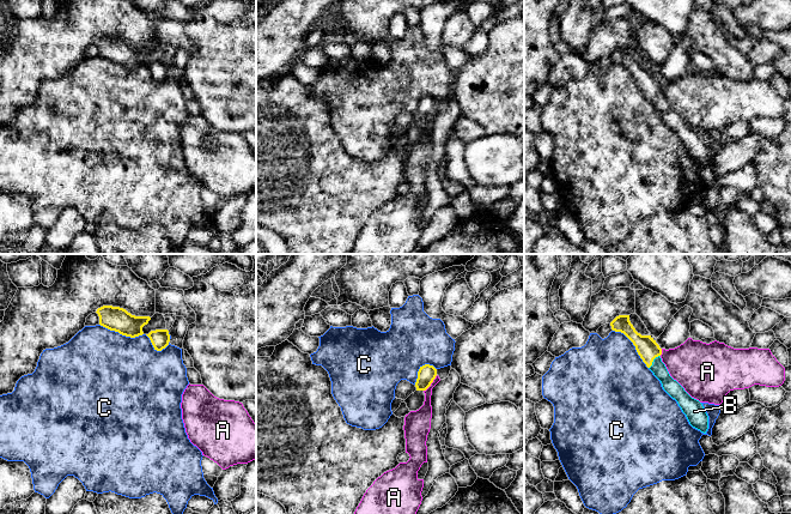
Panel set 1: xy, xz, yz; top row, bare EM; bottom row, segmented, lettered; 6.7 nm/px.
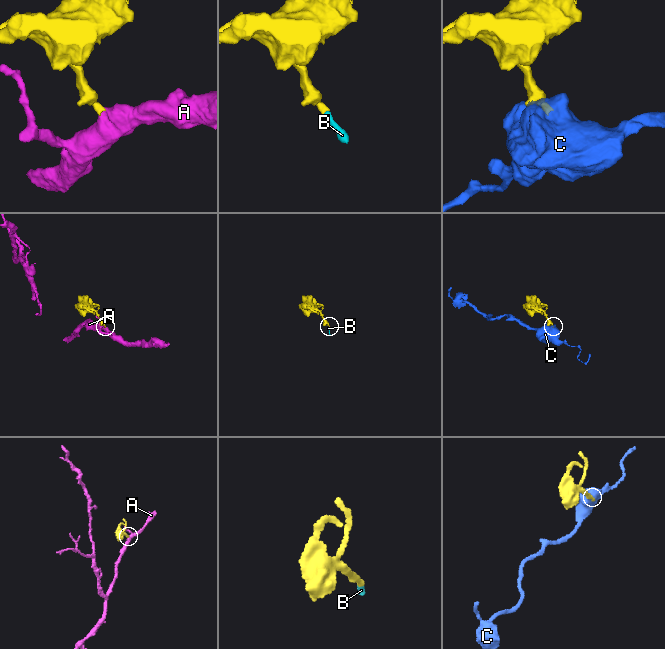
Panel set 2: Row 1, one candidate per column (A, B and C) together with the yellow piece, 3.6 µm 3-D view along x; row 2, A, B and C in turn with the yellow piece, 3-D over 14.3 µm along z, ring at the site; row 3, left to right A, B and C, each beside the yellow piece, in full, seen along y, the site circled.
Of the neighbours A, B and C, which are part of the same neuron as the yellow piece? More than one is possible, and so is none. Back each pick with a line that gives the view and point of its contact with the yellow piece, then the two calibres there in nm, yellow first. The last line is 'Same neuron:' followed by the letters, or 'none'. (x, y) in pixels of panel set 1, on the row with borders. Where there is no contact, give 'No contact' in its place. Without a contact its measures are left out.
B: Touches yellow at yz (652, 361). Thickness 150 nm (yellow) against 100 nm
Same neuron: B

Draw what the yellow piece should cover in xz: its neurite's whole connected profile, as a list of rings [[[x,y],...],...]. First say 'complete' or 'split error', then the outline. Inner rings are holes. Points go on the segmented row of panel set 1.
complete; [[[425,364],[418,371],[415,382],[416,391],[426,391],[437,376],[437,369],[433,365]]]

